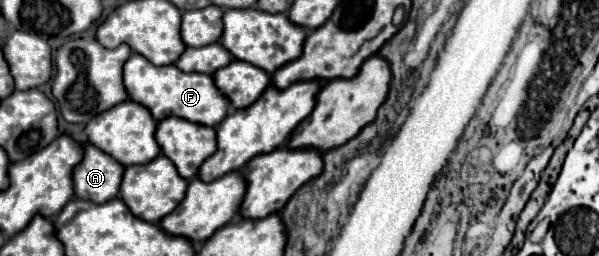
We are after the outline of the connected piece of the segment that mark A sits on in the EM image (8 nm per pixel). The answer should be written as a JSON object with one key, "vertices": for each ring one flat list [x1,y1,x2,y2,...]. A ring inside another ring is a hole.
{"vertices":[[93,144,83,146,83,160,73,168,75,196,103,204,119,194,123,166]]}

